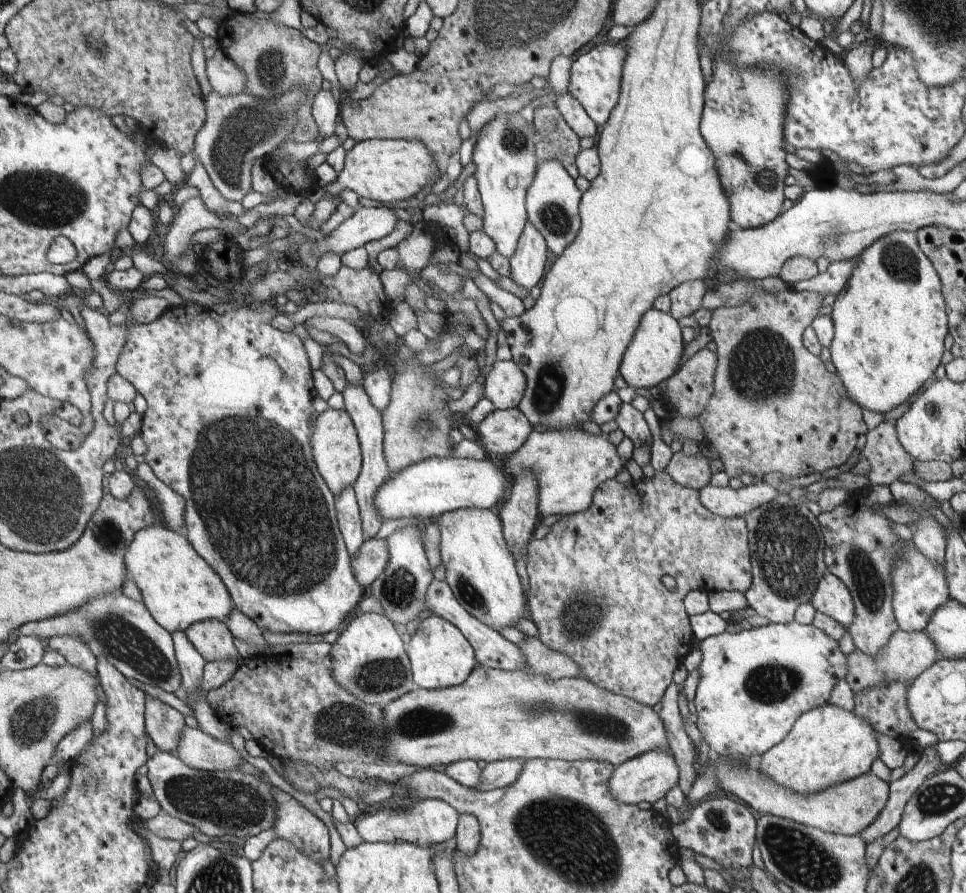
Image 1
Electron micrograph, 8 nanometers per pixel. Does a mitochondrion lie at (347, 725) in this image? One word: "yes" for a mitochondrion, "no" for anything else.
yes

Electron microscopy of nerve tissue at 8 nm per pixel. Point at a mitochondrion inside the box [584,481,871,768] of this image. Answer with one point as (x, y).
(785, 543)

